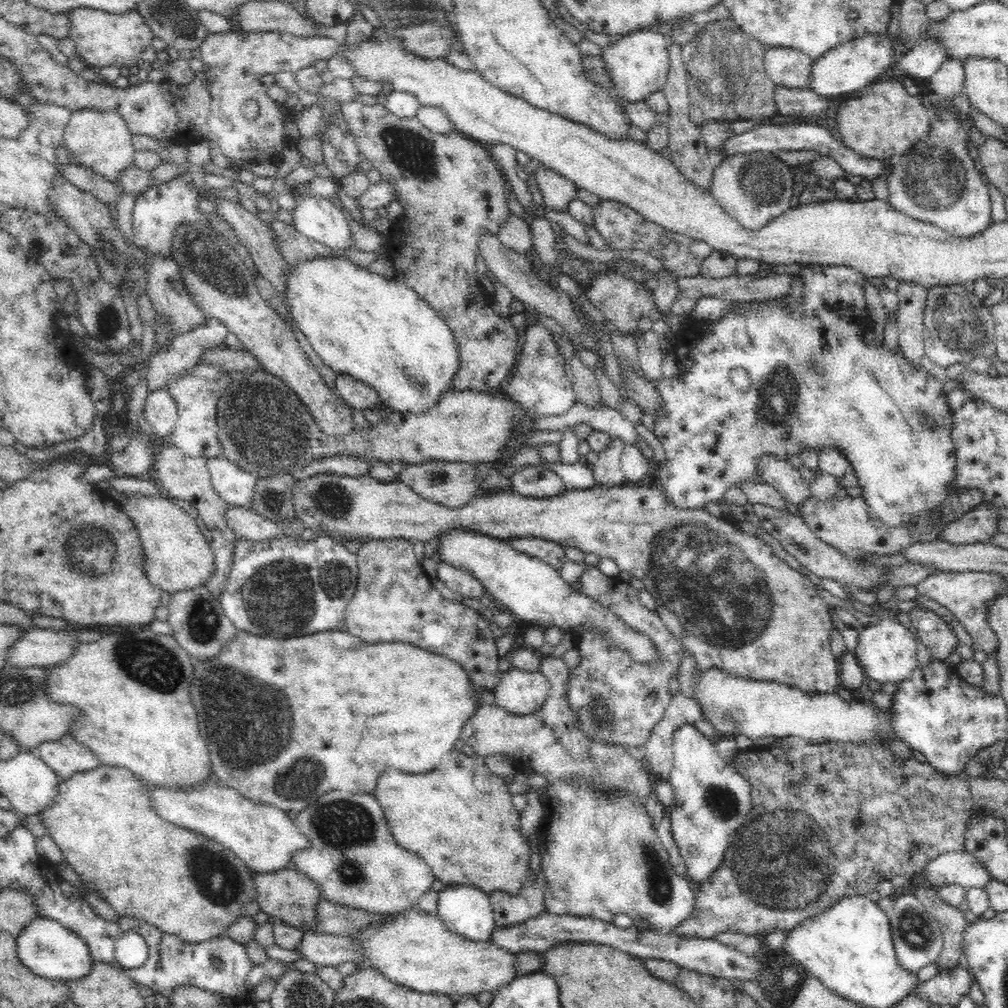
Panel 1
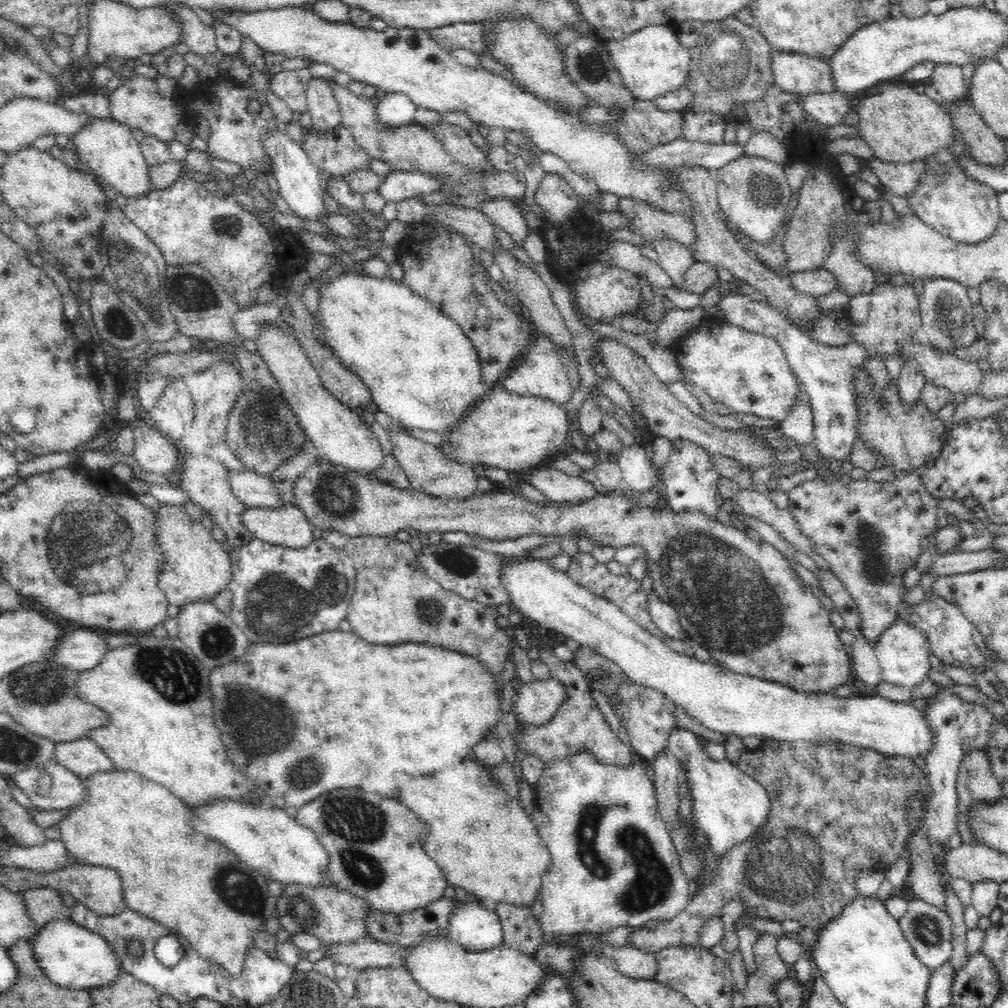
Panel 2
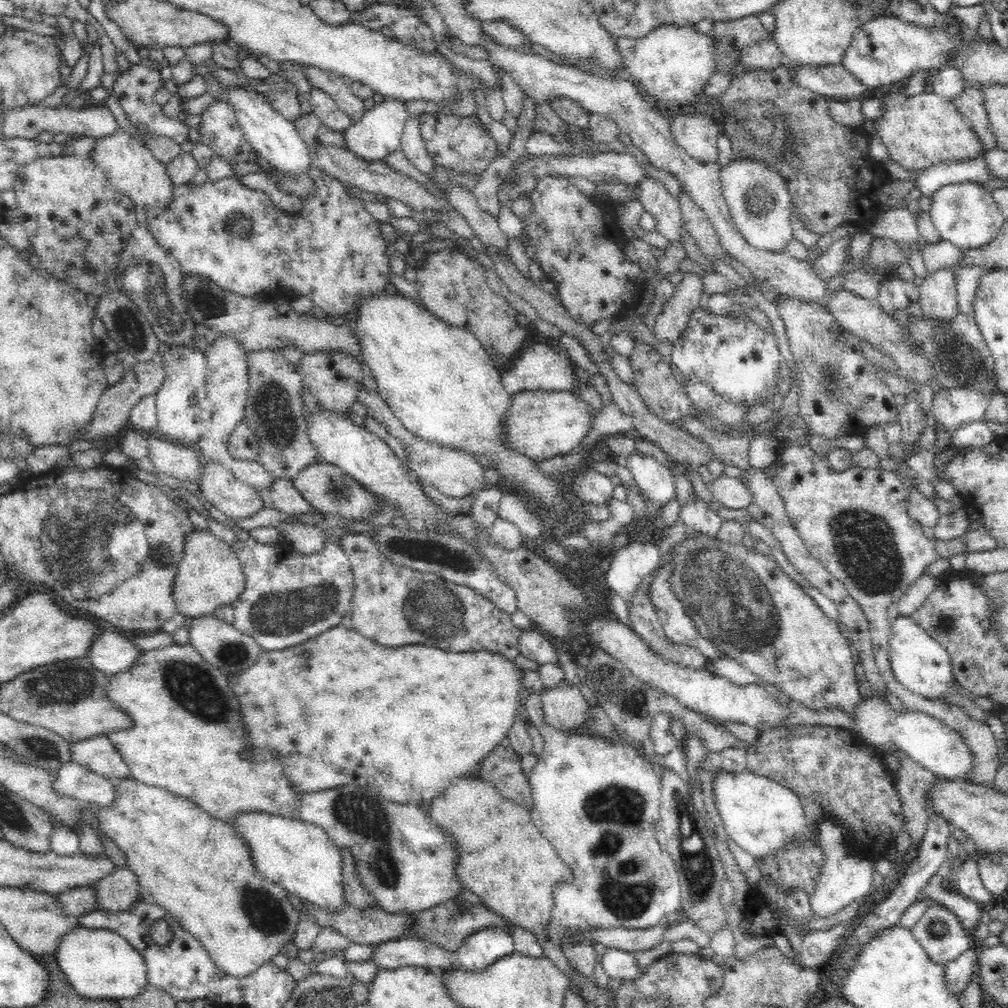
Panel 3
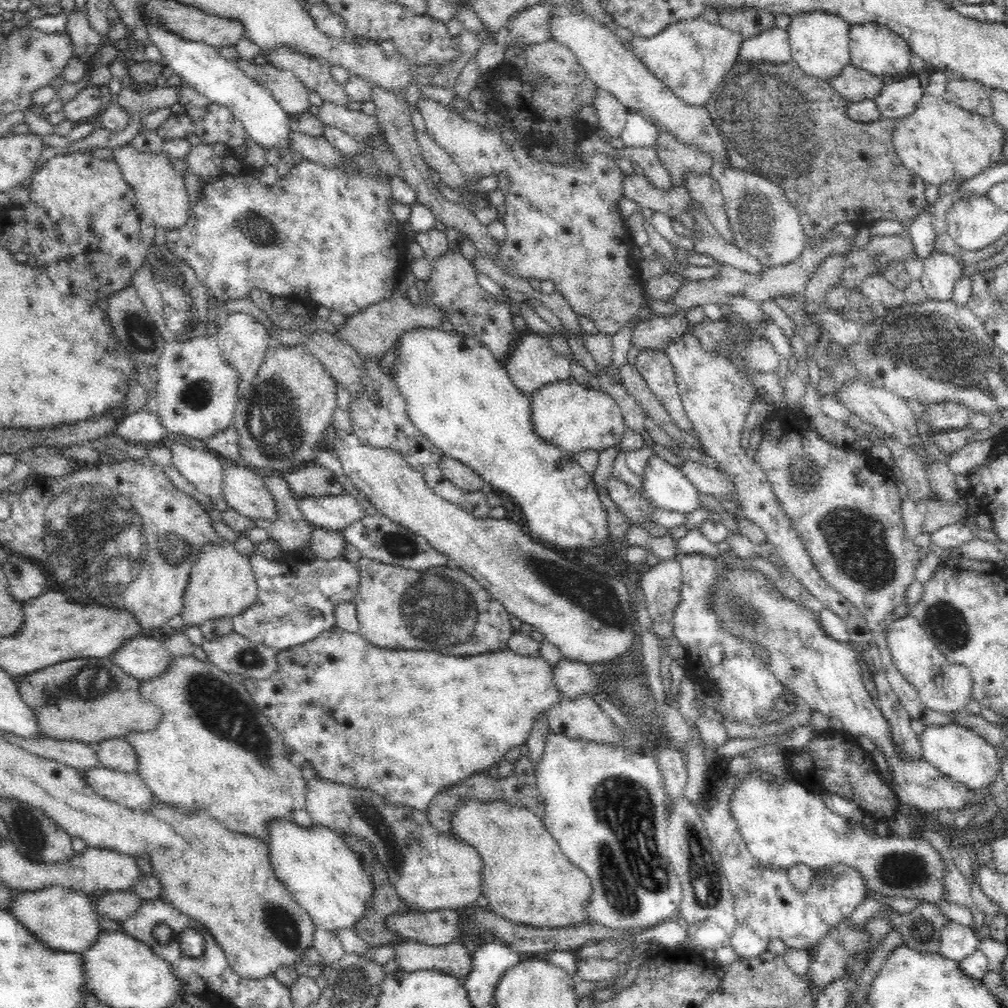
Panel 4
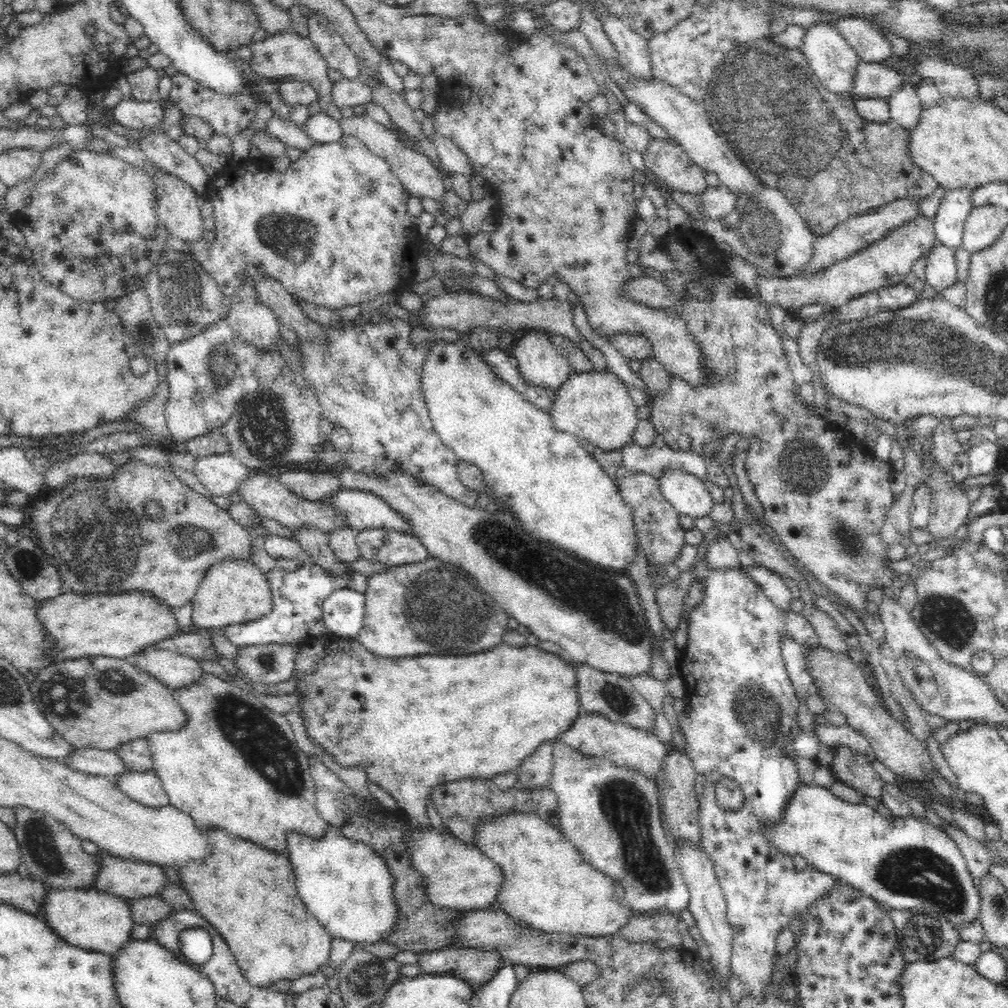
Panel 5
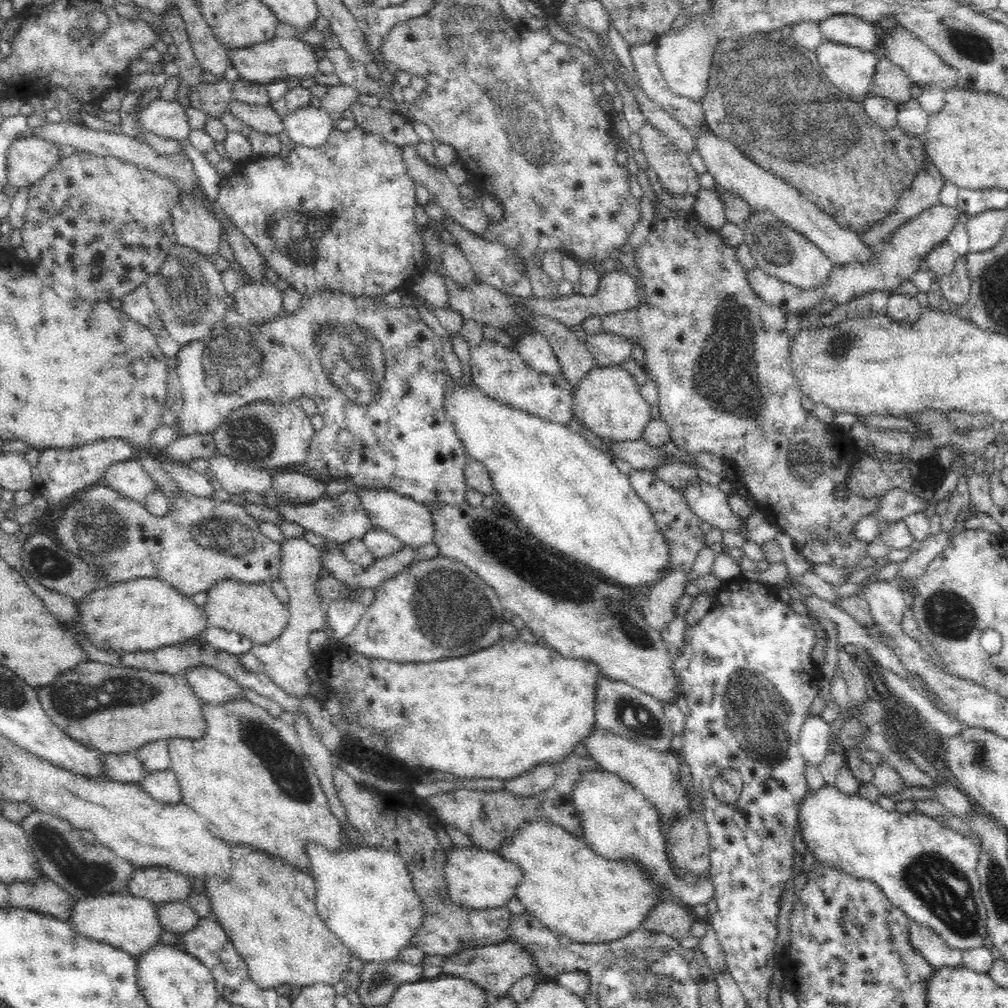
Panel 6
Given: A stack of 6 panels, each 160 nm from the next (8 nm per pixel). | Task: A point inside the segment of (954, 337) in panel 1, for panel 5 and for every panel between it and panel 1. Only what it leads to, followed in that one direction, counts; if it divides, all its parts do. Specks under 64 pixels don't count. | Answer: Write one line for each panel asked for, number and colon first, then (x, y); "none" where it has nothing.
2: (946, 311)
3: (938, 297)
4: (941, 271)
5: (940, 272)

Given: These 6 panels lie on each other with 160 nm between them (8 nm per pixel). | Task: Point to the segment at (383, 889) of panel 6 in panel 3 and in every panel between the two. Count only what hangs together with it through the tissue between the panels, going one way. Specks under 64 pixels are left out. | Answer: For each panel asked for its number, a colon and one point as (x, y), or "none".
3: (301, 857)
4: (322, 872)
5: (346, 885)

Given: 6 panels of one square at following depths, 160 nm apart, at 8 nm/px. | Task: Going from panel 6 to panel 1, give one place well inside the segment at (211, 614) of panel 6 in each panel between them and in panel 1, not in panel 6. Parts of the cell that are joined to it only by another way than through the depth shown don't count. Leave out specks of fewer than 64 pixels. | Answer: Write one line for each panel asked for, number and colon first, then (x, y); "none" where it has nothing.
1: (178, 558)
2: (197, 567)
3: (210, 575)
4: (222, 584)
5: (233, 592)

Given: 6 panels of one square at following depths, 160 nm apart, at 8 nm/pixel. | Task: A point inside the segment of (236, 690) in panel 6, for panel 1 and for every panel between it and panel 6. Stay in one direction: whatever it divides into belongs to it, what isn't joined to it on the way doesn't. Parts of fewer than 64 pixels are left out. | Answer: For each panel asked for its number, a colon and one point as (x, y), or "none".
1: (45, 648)
2: (82, 649)
3: (112, 653)
4: (144, 658)
5: (175, 670)

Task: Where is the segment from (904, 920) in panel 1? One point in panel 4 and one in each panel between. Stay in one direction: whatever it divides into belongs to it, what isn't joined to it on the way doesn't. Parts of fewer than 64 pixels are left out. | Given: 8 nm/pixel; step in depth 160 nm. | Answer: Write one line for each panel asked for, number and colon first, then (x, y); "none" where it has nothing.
2: (928, 929)
3: (940, 932)
4: (957, 942)

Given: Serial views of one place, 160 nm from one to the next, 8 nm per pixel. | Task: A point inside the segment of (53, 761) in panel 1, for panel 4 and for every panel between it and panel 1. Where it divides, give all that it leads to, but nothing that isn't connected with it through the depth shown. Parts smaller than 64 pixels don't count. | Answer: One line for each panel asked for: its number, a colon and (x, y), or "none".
2: (84, 757)
3: (99, 754)
4: (118, 754)

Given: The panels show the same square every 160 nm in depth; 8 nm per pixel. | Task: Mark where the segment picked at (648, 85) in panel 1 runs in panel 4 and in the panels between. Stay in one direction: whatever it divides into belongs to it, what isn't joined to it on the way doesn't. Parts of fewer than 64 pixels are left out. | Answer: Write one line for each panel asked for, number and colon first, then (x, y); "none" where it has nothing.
2: (651, 62)
3: (670, 64)
4: (691, 57)

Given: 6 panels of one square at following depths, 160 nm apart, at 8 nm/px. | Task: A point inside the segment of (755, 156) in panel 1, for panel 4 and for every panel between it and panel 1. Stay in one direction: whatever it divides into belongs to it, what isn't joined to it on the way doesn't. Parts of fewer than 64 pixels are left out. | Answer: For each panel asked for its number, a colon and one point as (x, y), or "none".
2: (753, 193)
3: (758, 199)
4: (765, 224)

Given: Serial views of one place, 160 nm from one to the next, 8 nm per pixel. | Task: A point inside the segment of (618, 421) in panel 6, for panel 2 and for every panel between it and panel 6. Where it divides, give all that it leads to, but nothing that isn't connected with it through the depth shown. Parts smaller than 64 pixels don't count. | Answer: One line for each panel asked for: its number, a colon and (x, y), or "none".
2: (507, 431)
3: (545, 424)
4: (573, 415)
5: (593, 405)

